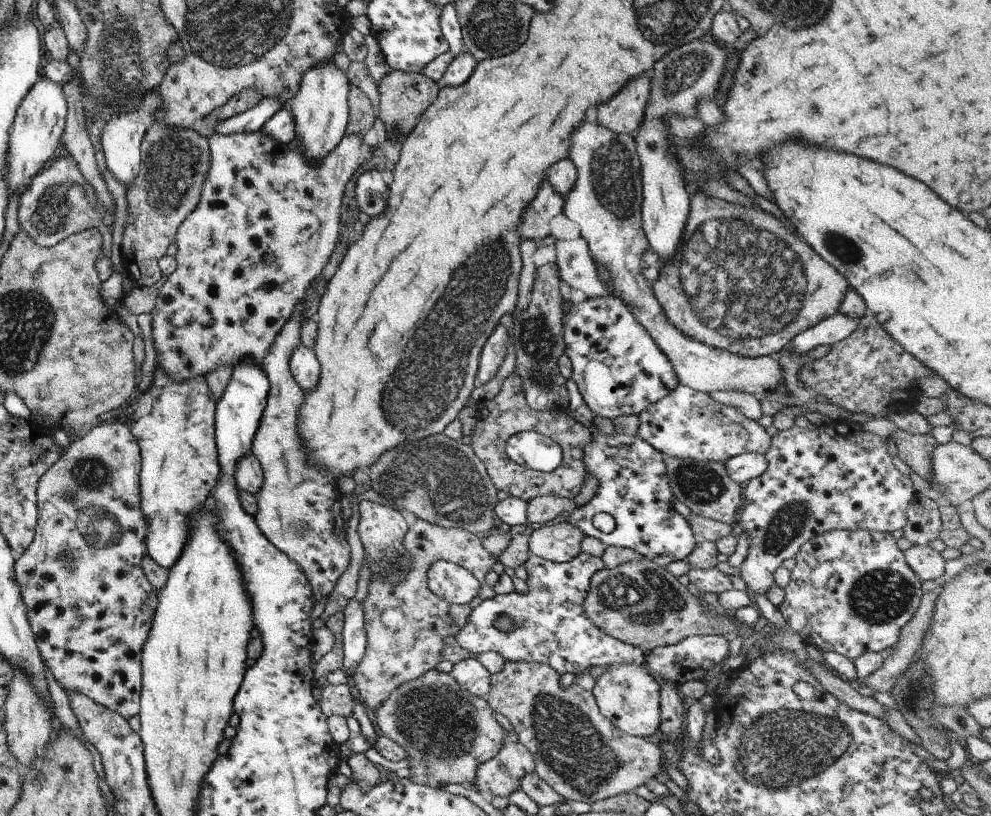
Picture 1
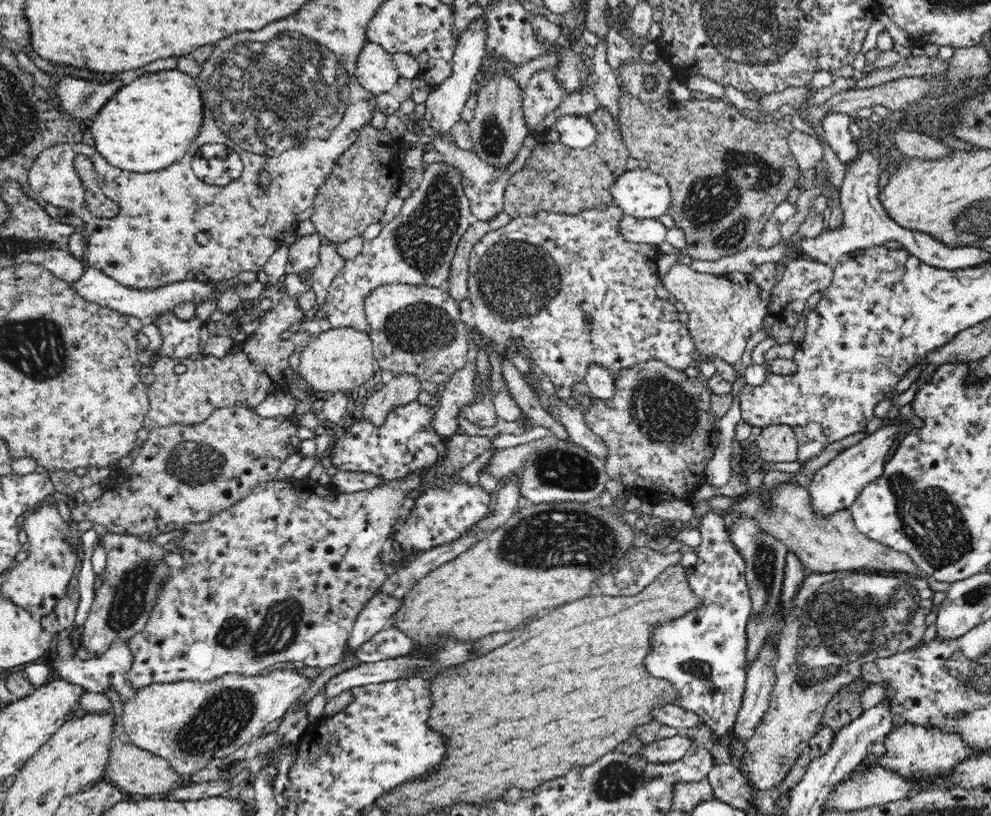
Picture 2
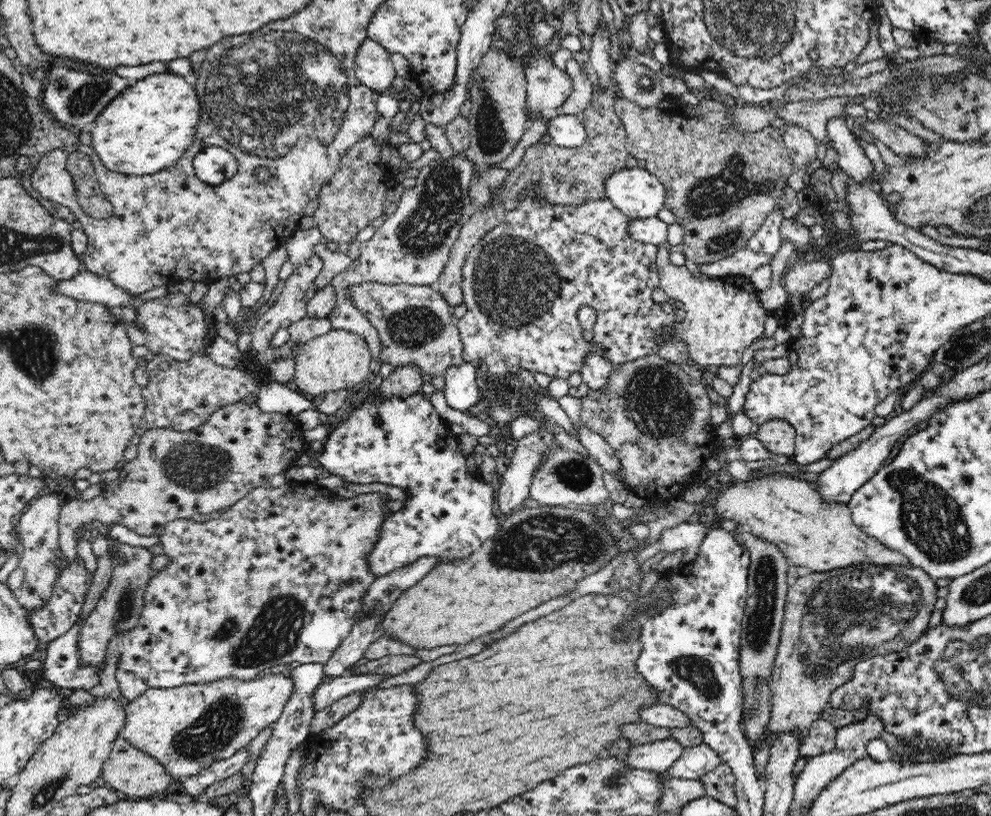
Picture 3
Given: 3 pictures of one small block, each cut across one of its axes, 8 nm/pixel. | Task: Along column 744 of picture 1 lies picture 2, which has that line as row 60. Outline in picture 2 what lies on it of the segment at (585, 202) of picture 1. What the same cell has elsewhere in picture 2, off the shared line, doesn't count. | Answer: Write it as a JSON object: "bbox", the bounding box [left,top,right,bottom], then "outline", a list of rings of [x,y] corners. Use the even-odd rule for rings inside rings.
{"bbox":[355,41,400,96],"outline":[[[367,41],[357,57],[355,77],[368,92],[378,96],[398,84],[400,73],[392,55],[382,46]]]}

